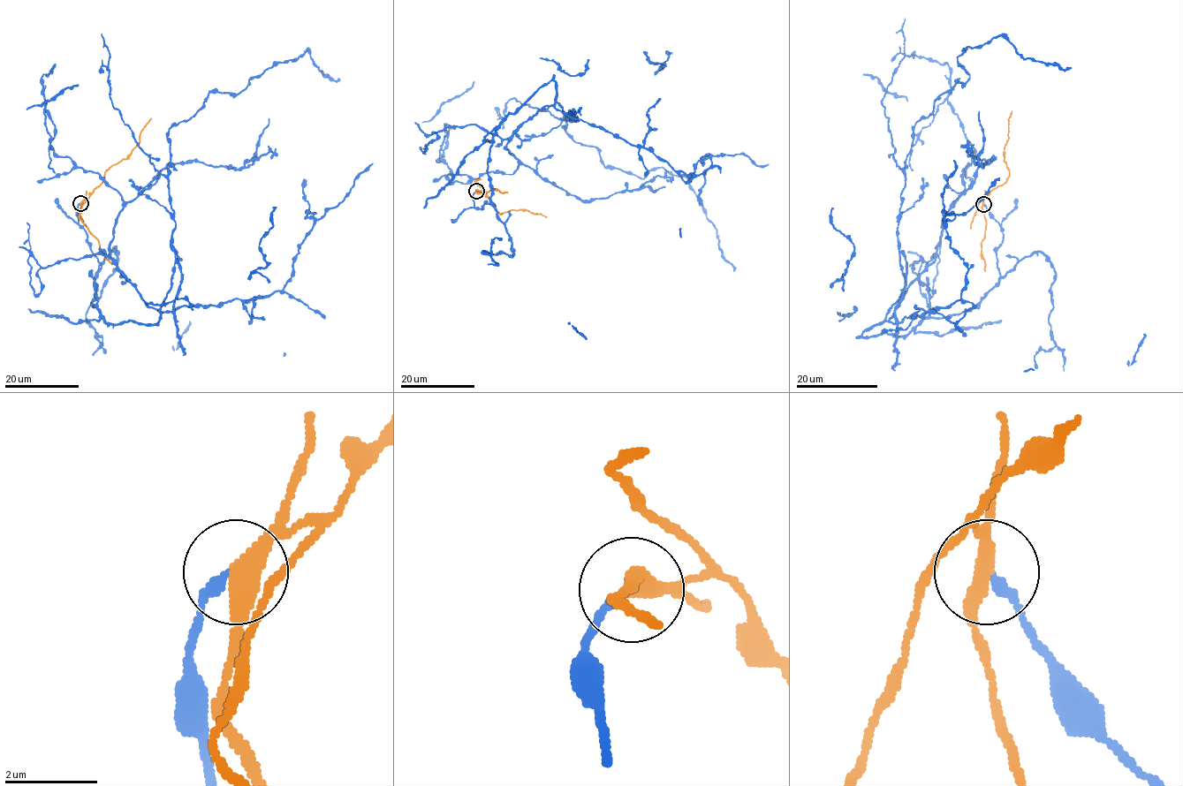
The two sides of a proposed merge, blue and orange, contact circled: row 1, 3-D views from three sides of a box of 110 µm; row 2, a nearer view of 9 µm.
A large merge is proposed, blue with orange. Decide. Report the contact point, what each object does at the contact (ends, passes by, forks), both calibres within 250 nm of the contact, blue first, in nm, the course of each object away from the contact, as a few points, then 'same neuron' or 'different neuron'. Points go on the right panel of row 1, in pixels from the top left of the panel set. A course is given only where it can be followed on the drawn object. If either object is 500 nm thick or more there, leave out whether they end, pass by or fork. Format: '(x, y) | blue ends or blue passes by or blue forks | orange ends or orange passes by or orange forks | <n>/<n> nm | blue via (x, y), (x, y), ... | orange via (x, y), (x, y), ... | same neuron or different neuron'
(983, 204) | blue ends | orange passes by | 200/360 nm | blue via (983, 204), (1000, 280), (861, 336), (905, 285), (906, 156), (970, 74), (957, 57), (1004, 36), (1071, 67) | orange via (983, 204), (982, 199), (1001, 185), (1009, 175), (1004, 154), (1012, 111) | different neuron

